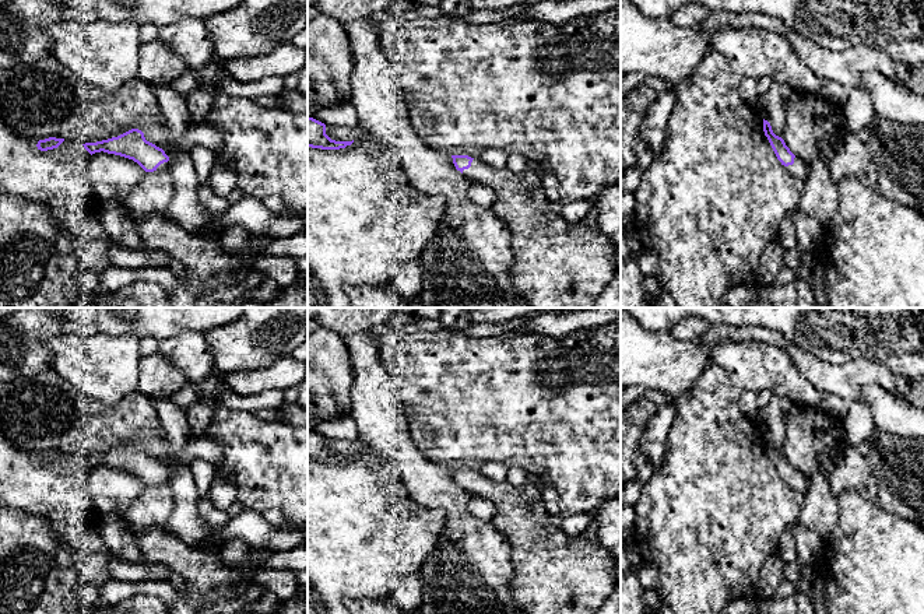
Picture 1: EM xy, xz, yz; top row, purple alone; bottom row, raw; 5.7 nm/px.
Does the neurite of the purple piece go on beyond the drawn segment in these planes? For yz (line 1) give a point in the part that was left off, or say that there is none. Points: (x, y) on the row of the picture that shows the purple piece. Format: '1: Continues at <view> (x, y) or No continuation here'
1: Continues at yz (800, 168)

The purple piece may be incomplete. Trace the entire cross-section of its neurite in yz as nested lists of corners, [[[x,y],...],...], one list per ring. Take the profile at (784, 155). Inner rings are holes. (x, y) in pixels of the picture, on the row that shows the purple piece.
[[[765,119],[763,131],[781,165],[784,165],[794,176],[805,178],[809,171],[809,164],[794,155],[784,140],[773,133],[770,123]]]

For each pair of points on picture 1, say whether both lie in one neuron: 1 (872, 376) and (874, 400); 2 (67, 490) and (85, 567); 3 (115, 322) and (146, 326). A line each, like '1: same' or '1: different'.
1: different
2: same
3: same

